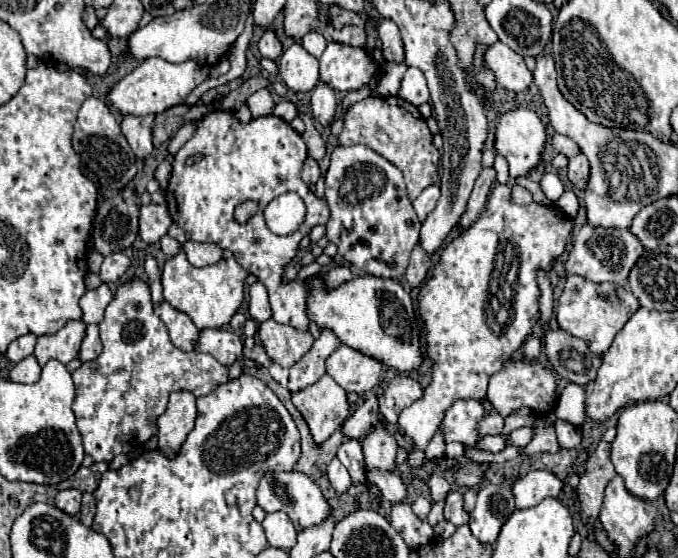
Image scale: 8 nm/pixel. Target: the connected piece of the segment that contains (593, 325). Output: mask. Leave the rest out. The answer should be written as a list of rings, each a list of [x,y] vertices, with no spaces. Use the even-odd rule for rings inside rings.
[[[569,276],[557,302],[557,322],[565,332],[585,340],[591,352],[603,354],[603,350],[611,346],[611,338],[625,326],[637,308],[639,300],[631,294],[629,288],[615,284],[595,284],[581,276]]]

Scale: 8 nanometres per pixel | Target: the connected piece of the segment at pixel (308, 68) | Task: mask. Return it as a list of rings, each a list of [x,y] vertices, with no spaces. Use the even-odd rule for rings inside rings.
[[[293,42],[279,60],[281,80],[295,92],[309,92],[319,82],[319,60],[301,42]]]

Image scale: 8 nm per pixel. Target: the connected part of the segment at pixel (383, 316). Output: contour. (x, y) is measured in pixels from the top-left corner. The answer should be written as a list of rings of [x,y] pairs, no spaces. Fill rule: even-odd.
[[[315,274],[303,282],[307,290],[307,316],[319,330],[331,330],[343,344],[355,348],[397,372],[411,372],[421,364],[421,334],[415,322],[409,292],[391,278],[355,276],[337,288],[327,288],[323,276]]]

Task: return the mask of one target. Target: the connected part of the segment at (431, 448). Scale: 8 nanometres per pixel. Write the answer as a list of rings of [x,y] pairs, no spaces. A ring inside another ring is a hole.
[[[439,424],[435,436],[431,438],[431,442],[427,446],[427,458],[425,458],[425,462],[431,462],[431,458],[439,458],[439,454],[443,454],[443,452],[445,452],[445,434],[443,434],[443,428]]]

